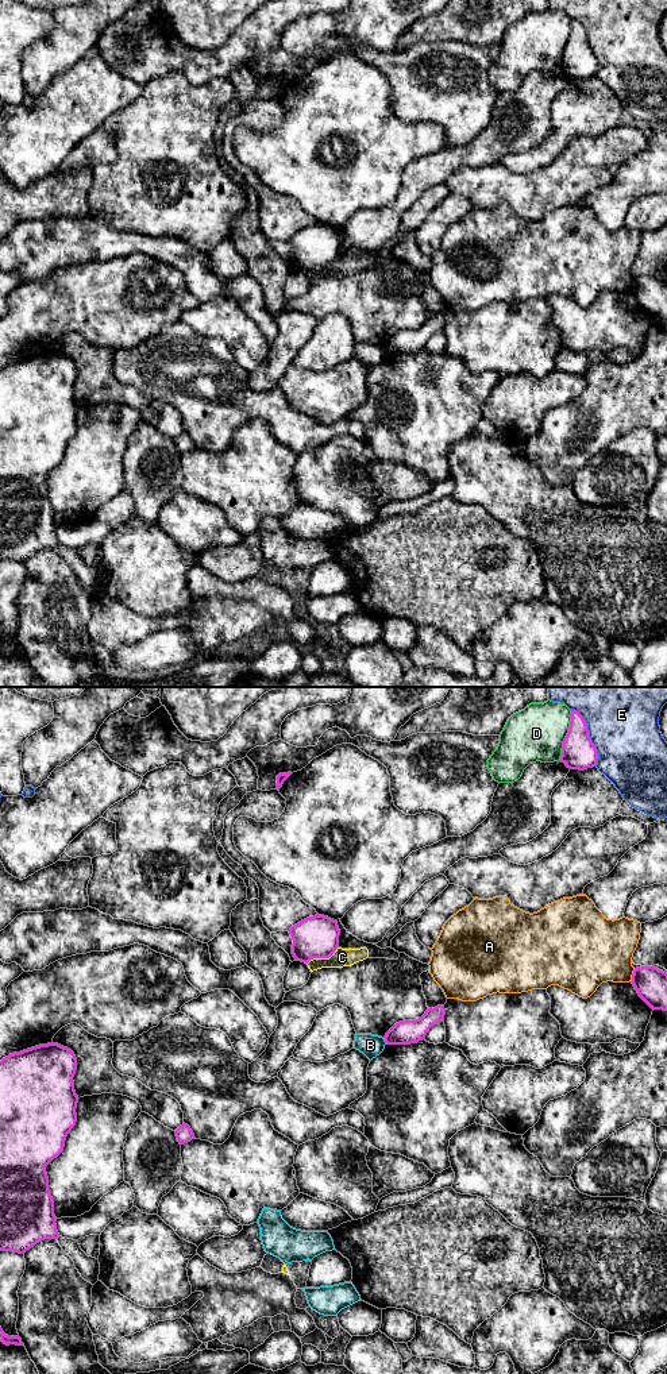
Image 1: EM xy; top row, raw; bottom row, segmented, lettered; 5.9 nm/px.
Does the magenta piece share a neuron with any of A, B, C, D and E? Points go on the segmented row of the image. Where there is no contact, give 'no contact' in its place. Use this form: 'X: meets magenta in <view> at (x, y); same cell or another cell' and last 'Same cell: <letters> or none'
A: meets magenta in xy at (632, 976); another cell
B: meets magenta in xy at (385, 1041); another cell
C: meets magenta in xy at (322, 957); another cell
D: meets magenta in xy at (566, 736); another cell
E: meets magenta in xy at (589, 736); another cell
Same cell: none

